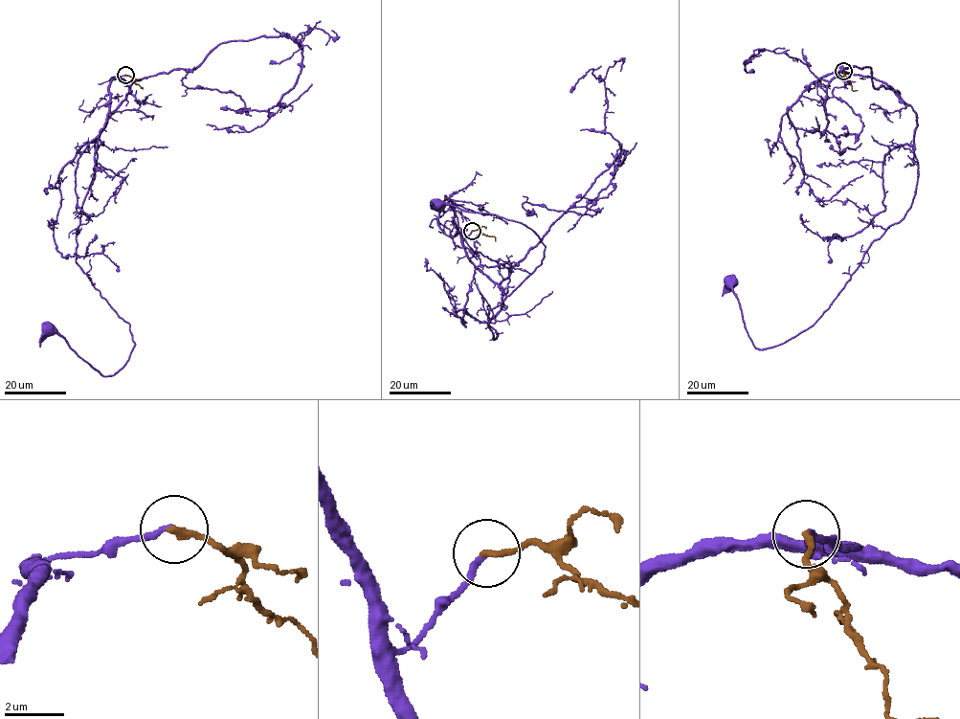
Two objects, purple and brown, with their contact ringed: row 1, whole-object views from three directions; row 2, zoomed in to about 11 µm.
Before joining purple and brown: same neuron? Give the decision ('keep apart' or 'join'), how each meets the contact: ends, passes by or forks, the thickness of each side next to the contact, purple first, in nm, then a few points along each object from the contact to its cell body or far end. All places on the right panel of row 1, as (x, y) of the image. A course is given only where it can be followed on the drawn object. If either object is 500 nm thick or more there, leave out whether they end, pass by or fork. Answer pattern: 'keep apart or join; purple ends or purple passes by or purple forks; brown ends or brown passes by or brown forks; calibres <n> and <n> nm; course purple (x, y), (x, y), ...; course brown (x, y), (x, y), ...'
join; purple ends; brown ends; calibres 200 and 240 nm; course purple (843, 71), (884, 82), (916, 114), (911, 208), (873, 242), (820, 316), (772, 347), (754, 347), (731, 283); course brown (843, 71), (852, 90), (857, 91)

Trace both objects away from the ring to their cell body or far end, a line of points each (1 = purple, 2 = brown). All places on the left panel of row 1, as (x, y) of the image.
1: (125, 75), (110, 78), (128, 92), (95, 143), (76, 251), (135, 344), (102, 376), (50, 330)
2: (125, 75), (142, 87)

